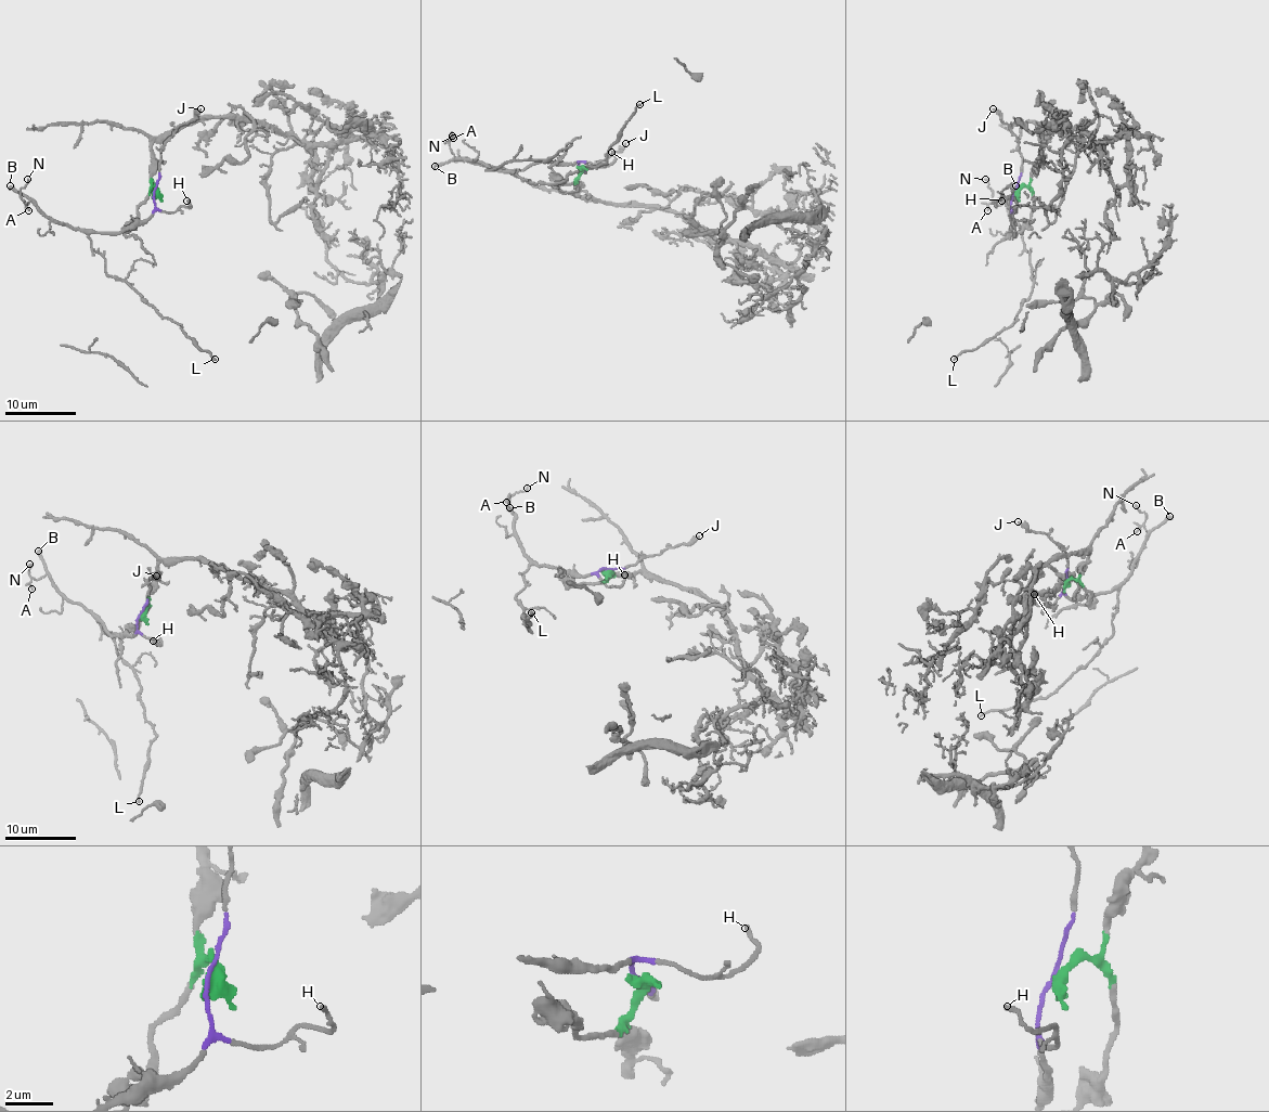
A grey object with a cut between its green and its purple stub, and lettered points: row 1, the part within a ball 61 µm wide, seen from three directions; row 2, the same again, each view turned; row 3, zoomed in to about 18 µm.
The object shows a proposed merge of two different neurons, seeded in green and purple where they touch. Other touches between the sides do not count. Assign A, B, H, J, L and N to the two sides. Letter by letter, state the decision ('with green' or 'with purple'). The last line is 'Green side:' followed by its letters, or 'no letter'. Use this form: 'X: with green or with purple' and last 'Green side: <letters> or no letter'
A: with purple
B: with purple
H: with purple
J: with purple
L: with purple
N: with purple
Green side: no letter

